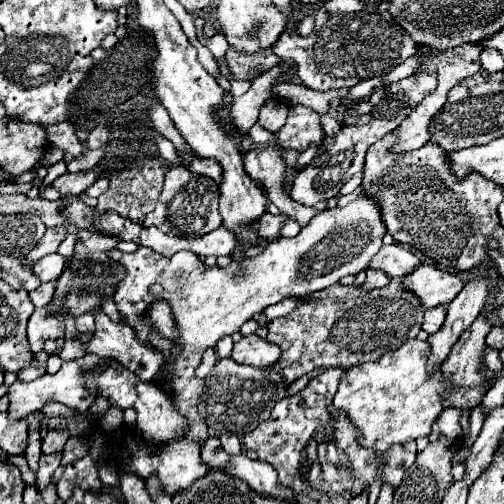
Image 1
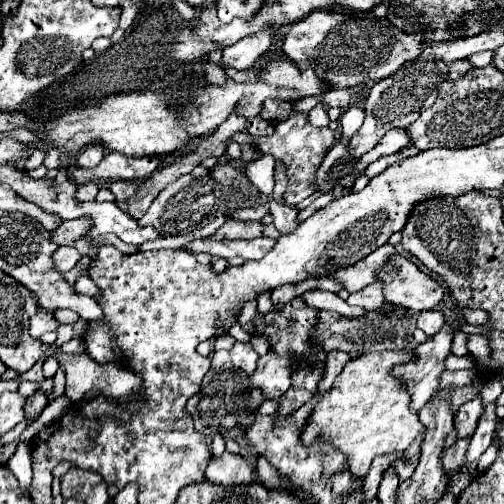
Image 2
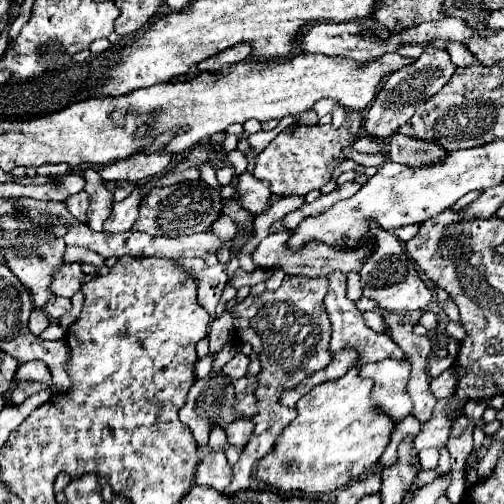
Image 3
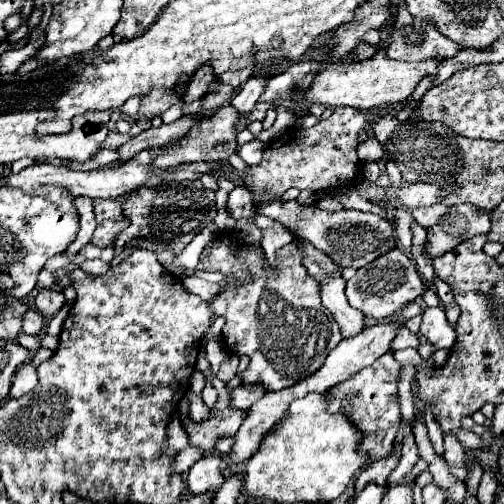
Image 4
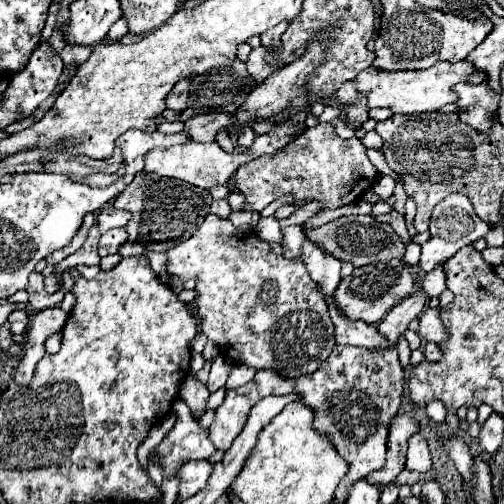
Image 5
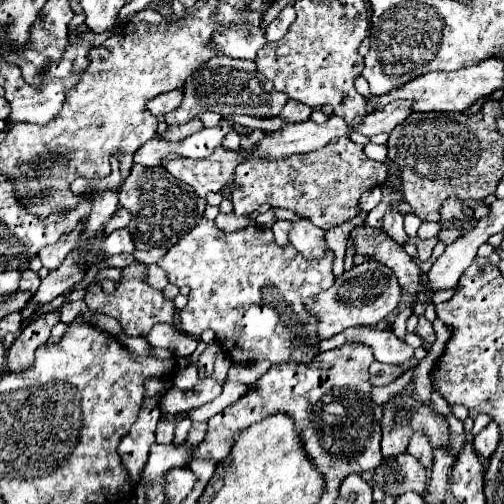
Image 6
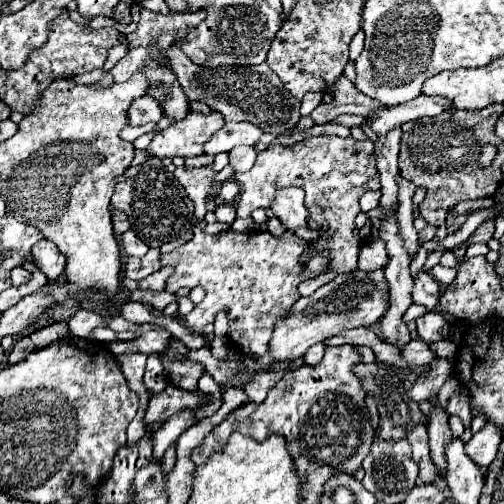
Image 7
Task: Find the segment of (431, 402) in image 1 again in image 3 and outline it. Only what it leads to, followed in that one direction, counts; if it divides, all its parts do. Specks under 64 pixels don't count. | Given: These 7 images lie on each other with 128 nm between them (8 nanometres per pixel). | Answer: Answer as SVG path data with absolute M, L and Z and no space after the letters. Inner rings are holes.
M352 368L344 378L316 386L310 394L296 402L296 418L278 436L272 452L260 458L256 466L256 480L280 492L310 492L330 494L352 480L358 480L384 454L394 422L370 404L372 380L358 376Z

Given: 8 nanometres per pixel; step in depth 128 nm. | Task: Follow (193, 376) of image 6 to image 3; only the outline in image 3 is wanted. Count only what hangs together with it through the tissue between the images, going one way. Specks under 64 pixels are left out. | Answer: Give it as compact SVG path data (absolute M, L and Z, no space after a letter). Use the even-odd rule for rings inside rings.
M212 426L210 428L210 450L222 450L224 446L226 446L226 432L224 432L224 428L220 428L220 426Z

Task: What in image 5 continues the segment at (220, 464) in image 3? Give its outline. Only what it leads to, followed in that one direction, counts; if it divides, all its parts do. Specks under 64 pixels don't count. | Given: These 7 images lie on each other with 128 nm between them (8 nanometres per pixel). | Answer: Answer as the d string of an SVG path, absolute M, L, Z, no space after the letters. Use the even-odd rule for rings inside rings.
M188 460L178 468L178 500L186 500L188 496L194 496L204 488L204 484L210 478L212 464L208 460Z

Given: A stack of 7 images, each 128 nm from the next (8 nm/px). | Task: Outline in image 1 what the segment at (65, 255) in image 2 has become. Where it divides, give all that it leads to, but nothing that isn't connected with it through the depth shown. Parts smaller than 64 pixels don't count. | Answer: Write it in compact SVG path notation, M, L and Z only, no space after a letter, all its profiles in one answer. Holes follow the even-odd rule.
M48 254L44 256L42 260L36 262L34 266L34 274L42 280L42 282L50 282L50 280L56 280L60 276L60 272L64 272L64 256L60 254Z

